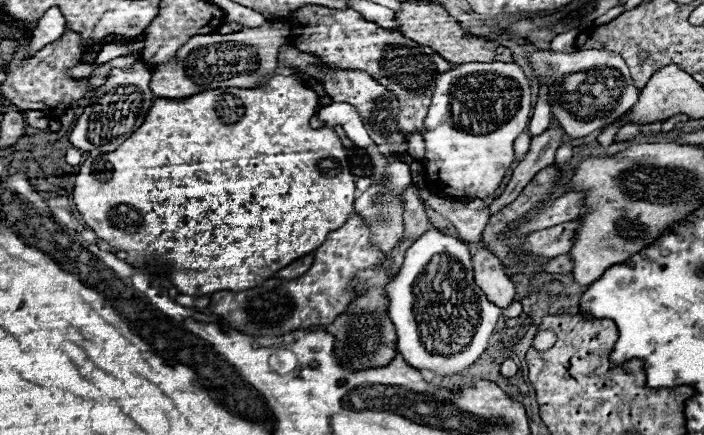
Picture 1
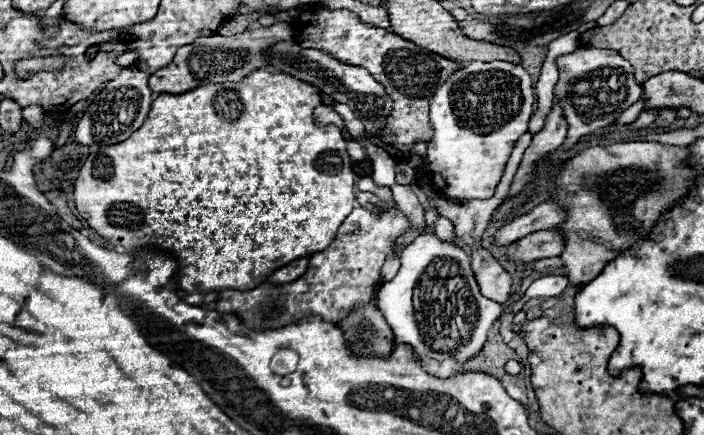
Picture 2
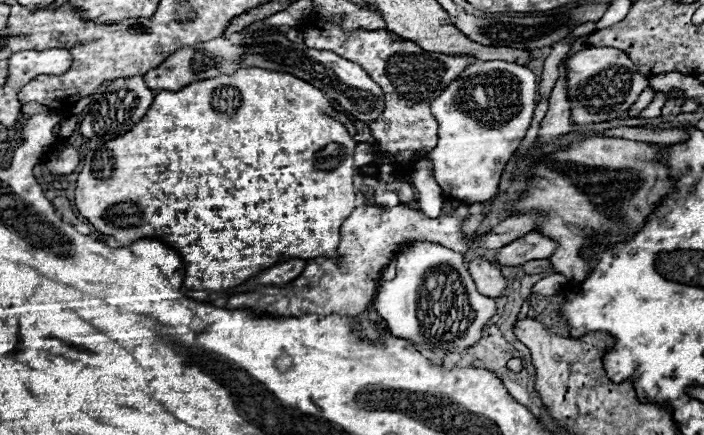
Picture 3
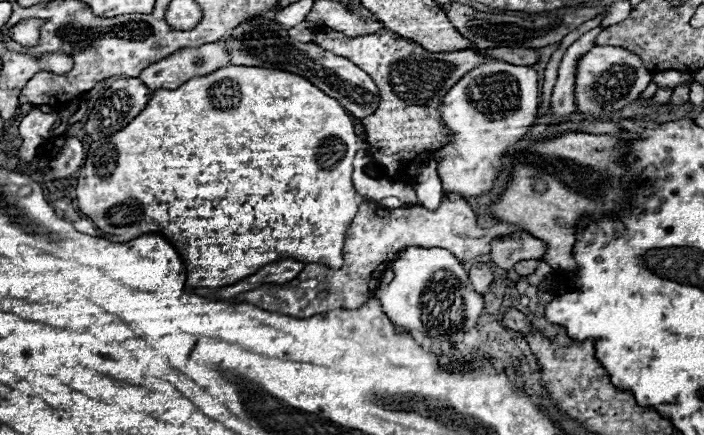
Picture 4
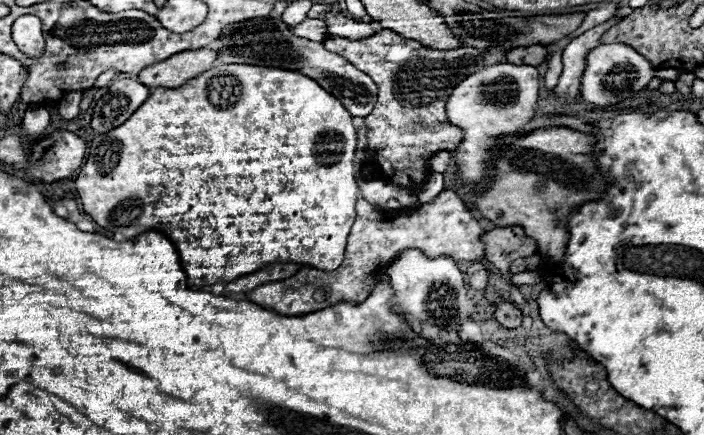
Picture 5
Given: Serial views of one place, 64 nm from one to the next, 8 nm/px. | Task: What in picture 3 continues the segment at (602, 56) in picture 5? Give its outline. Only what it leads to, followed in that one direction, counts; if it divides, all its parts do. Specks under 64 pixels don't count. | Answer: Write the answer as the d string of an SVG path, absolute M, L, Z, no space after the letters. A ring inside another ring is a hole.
M592 46L588 50L578 50L576 54L570 54L564 62L568 70L566 84L568 84L568 98L572 110L572 124L578 124L580 130L588 130L590 124L600 124L620 118L622 112L626 112L636 102L640 92L648 86L648 78L638 74L632 60L616 48ZM590 84L598 84L598 86L590 86ZM586 86L590 86L592 92L590 94L586 92L584 96L582 92Z

